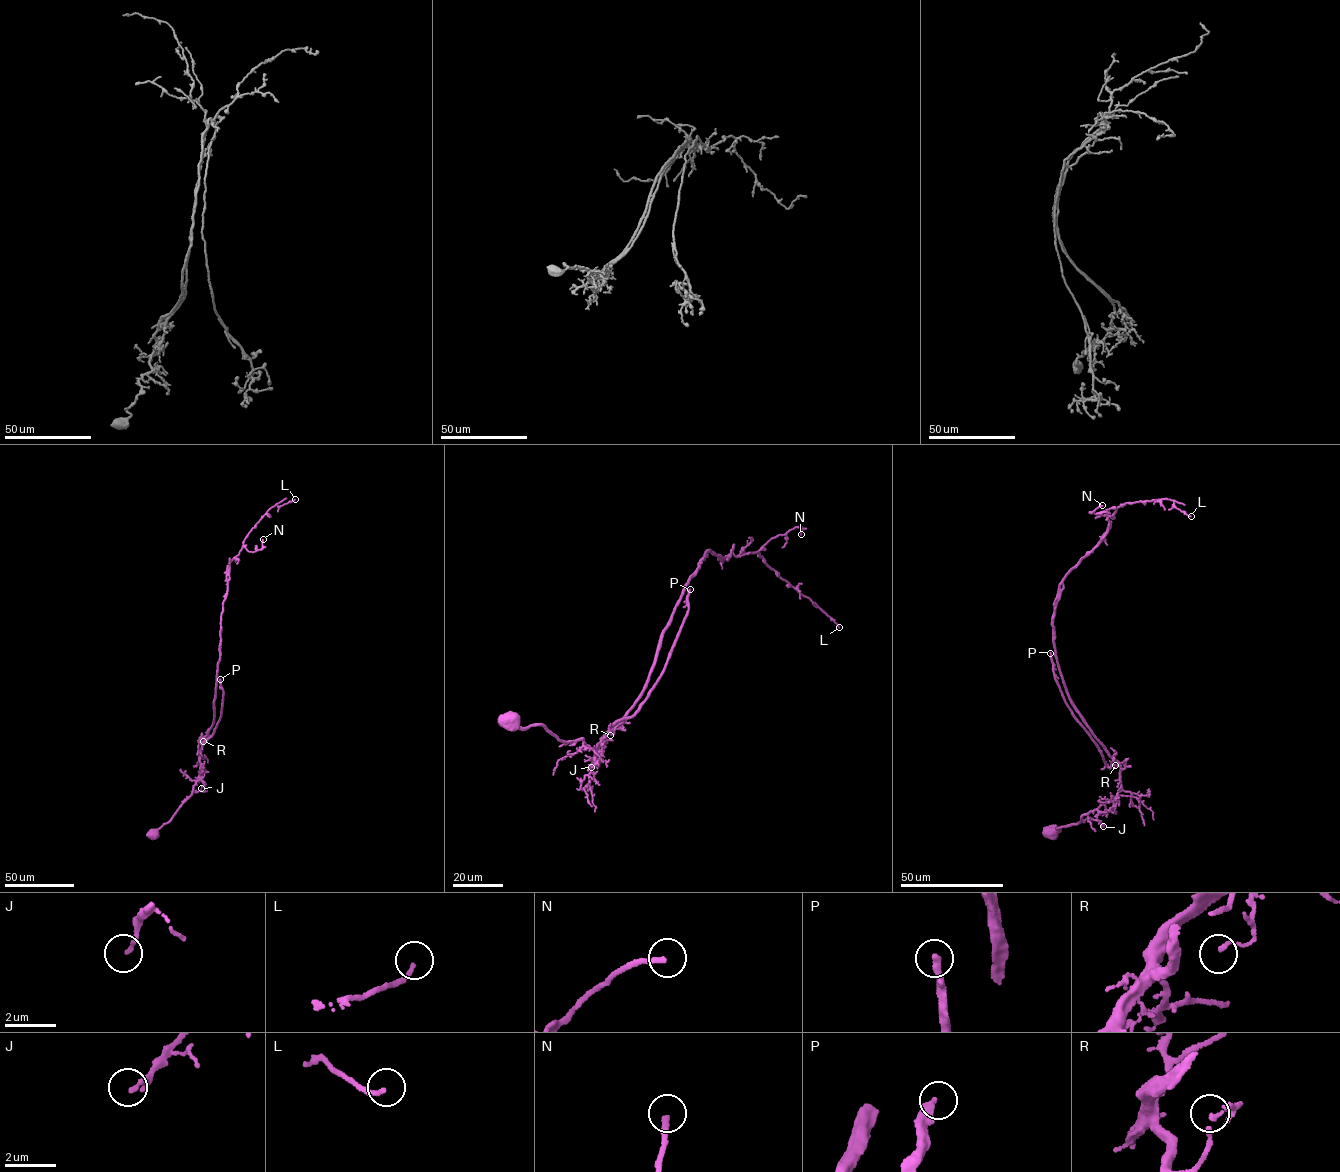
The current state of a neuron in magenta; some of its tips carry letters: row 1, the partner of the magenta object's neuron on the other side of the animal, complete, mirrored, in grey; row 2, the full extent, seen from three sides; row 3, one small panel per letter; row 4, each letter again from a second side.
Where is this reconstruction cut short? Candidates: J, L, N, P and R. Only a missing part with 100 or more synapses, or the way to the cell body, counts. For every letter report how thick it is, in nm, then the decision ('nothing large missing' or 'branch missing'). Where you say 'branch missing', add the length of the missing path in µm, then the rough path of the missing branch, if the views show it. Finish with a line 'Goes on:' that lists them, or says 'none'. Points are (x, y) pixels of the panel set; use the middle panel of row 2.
J: 170 nm thick; nothing large missing
L: 150 nm thick; nothing large missing
N: 220 nm thick; nothing large missing
P: 280 nm thick; branch missing; about 250 µm are missing; missing branch runs (690, 589), (711, 549), (721, 549), (707, 570), (705, 667), (727, 755), (740, 750), (723, 748)
R: 150 nm thick; nothing large missing
Goes on: P

